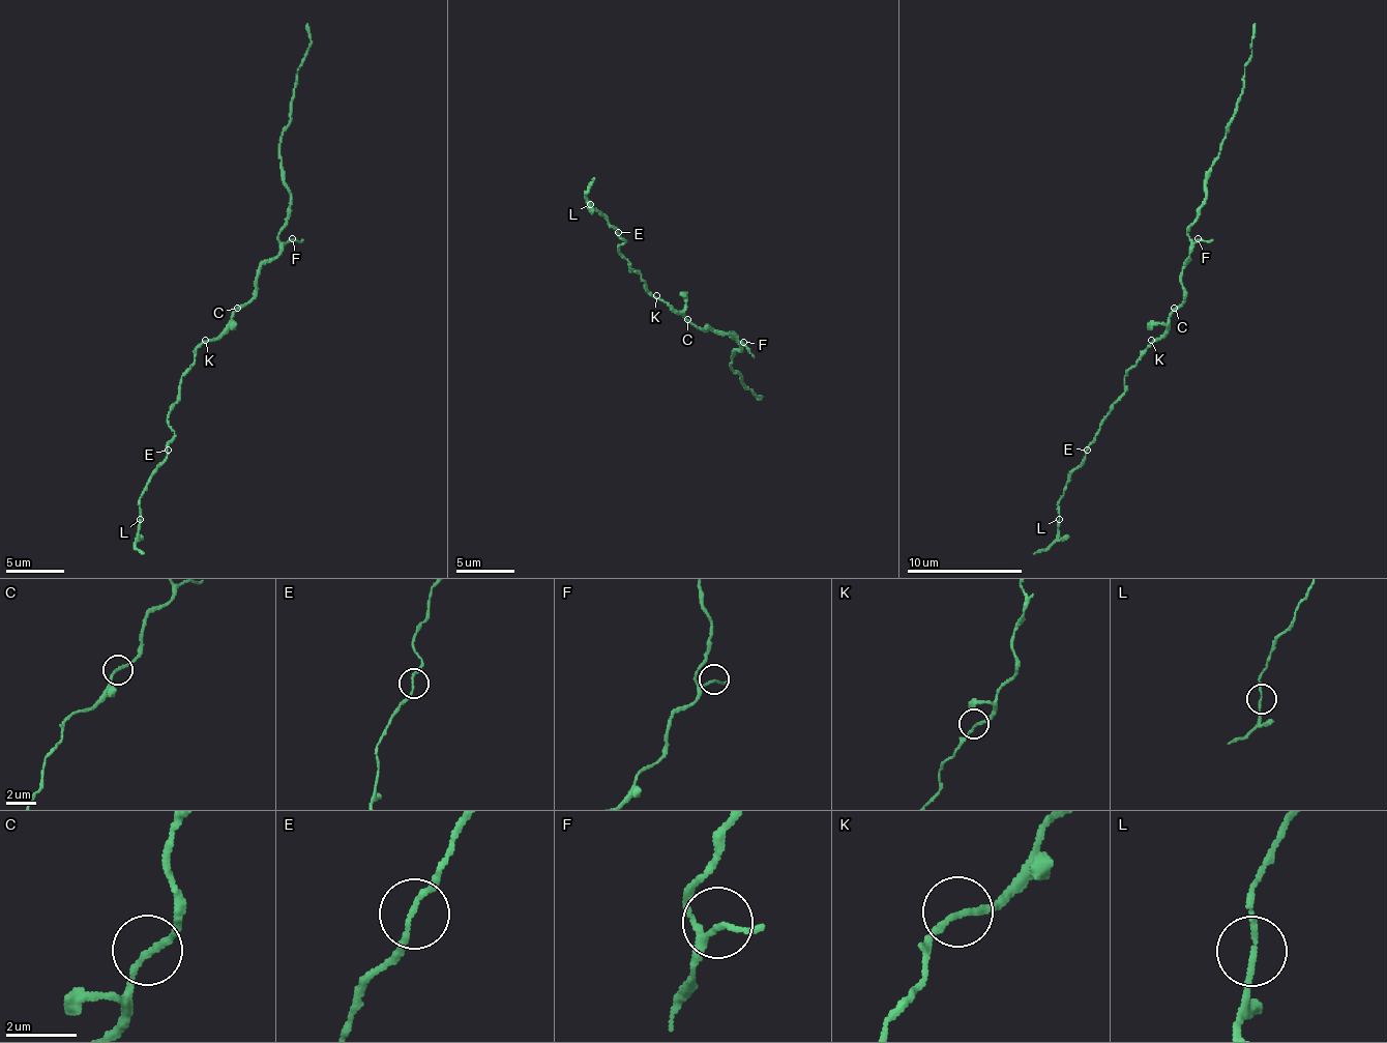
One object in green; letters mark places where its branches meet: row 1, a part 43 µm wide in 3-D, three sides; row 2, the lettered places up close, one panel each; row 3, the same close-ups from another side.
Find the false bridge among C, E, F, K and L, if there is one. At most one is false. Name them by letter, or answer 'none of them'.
L

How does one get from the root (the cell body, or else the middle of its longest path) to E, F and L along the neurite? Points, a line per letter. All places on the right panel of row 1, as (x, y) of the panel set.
E: (1177, 308), (1169, 317), (1169, 328), (1145, 349), (1145, 354), (1128, 372), (1125, 395), (1104, 418), (1087, 450)
F: (1177, 308), (1183, 302), (1180, 273), (1188, 250), (1198, 238)
L: (1177, 308), (1169, 317), (1169, 328), (1128, 372), (1125, 395), (1099, 427), (1058, 499), (1058, 520)

